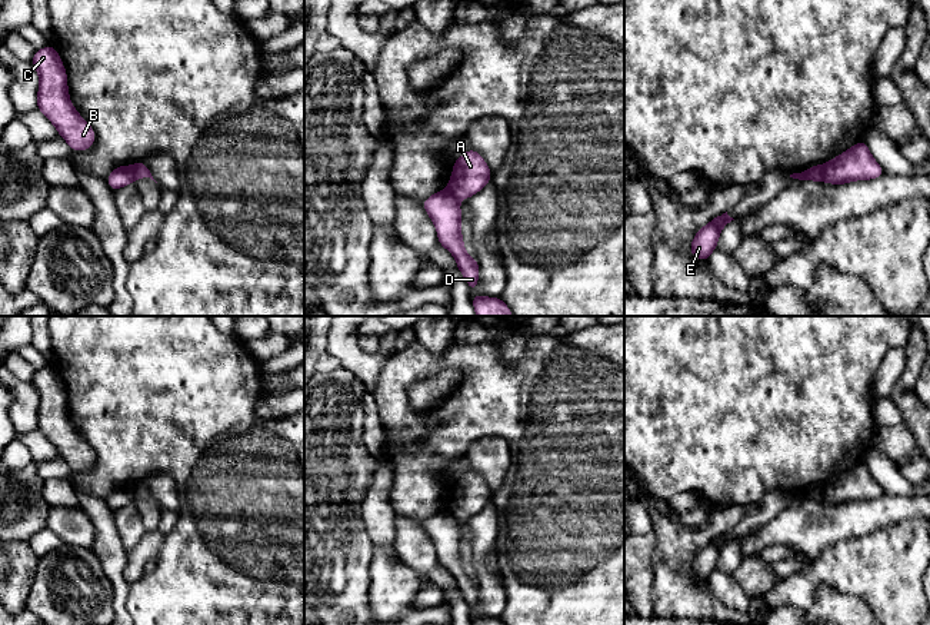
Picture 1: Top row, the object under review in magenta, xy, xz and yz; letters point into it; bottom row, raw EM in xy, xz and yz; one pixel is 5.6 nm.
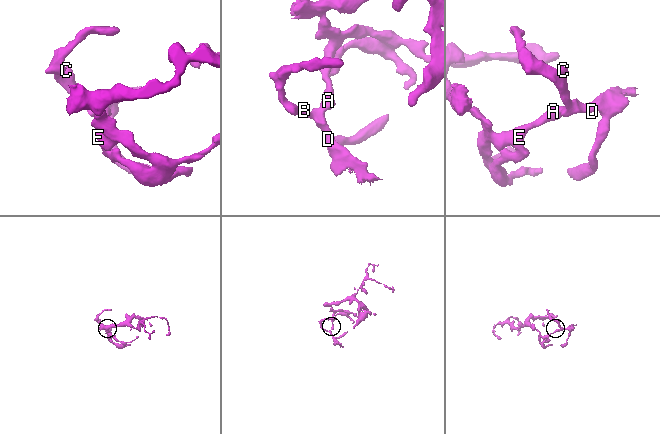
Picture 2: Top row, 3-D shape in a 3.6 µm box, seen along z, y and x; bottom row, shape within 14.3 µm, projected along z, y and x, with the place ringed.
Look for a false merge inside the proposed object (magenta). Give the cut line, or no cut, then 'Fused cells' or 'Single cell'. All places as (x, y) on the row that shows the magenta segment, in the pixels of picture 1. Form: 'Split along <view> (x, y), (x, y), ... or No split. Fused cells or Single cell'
Split along yz (824, 165), (824, 176), (822, 179). Fused cells

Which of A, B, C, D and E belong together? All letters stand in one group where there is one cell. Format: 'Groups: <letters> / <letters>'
Groups: A E / B C D

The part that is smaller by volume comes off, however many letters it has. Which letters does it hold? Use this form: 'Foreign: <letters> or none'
Foreign: B, C, D

